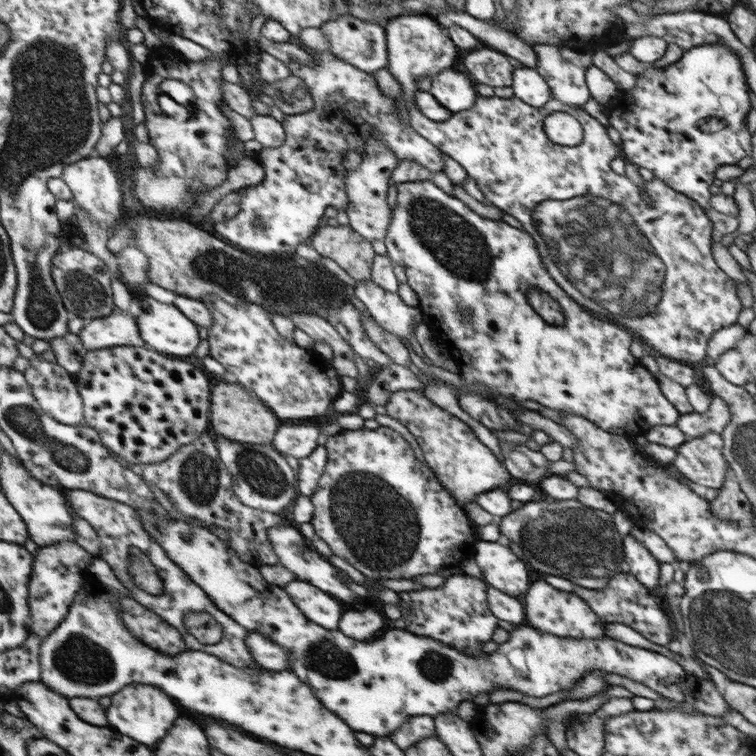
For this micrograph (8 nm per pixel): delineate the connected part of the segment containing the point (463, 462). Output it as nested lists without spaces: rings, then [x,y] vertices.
[[[423,389],[397,390],[385,404],[387,415],[404,425],[415,436],[428,466],[434,471],[456,502],[466,512],[465,504],[475,496],[498,488],[505,488],[510,473],[497,456],[472,432],[472,422],[458,418],[434,404]]]

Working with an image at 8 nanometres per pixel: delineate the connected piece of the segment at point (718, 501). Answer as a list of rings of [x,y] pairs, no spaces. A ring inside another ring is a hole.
[[[728,464],[722,486],[717,497],[711,502],[711,511],[716,519],[734,521],[749,526],[752,523],[751,504],[747,495],[740,490],[735,472]]]

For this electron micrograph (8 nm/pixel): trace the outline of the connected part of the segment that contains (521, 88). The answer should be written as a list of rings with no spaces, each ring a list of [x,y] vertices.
[[[515,68],[512,75],[512,89],[516,98],[533,107],[544,106],[551,98],[546,80],[533,68]]]

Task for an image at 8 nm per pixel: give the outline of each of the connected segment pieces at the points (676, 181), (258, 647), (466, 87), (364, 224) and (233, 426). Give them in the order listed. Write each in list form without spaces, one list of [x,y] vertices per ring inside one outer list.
[[[700,44],[684,51],[680,60],[663,69],[646,67],[637,75],[636,88],[618,92],[603,104],[608,117],[610,130],[617,138],[623,157],[639,167],[651,170],[670,188],[681,192],[696,201],[704,210],[710,210],[710,185],[715,172],[725,164],[735,164],[751,156],[752,137],[746,125],[747,116],[752,109],[750,96],[746,90],[747,79],[741,60],[725,44]]]
[[[249,631],[245,636],[245,643],[252,658],[262,669],[288,671],[288,656],[275,642],[257,632]]]
[[[453,68],[443,69],[432,78],[431,85],[430,94],[451,113],[472,108],[478,97],[468,77]]]
[[[373,136],[367,137],[367,143],[361,156],[362,163],[355,171],[347,171],[345,178],[345,187],[349,196],[349,206],[345,210],[349,218],[348,224],[370,242],[383,241],[387,235],[392,214],[386,201],[386,193],[390,182],[392,182],[392,171],[399,162],[386,145]]]
[[[230,378],[227,382],[211,387],[210,396],[210,431],[214,435],[221,435],[242,444],[270,444],[282,424],[278,418],[254,396],[254,392],[246,392],[239,383]]]

